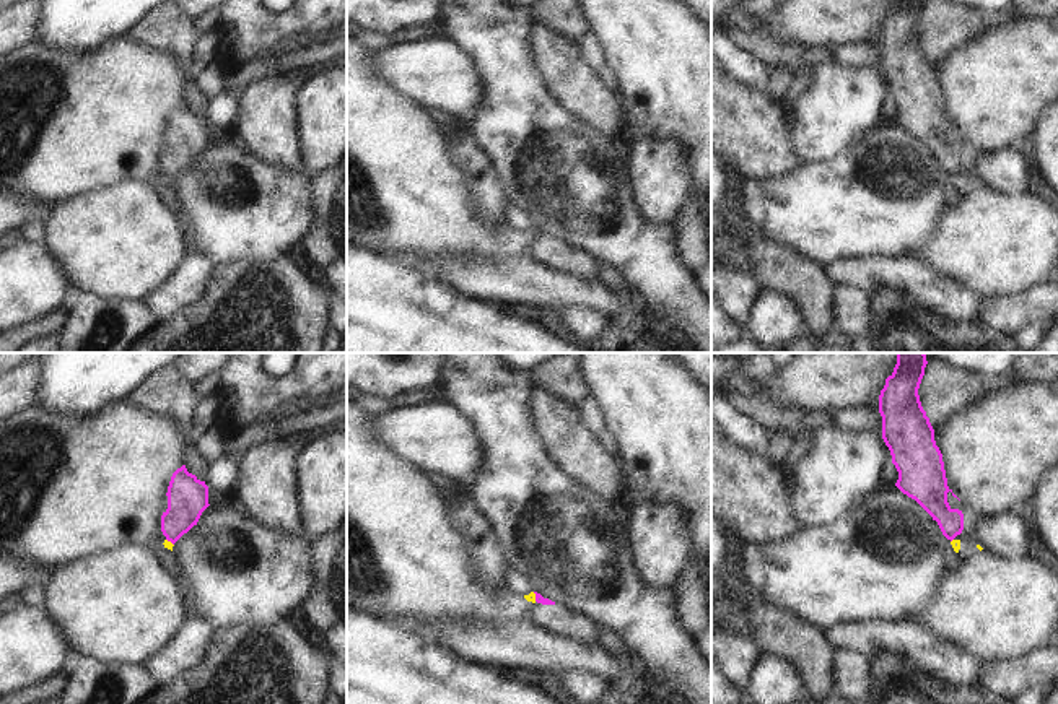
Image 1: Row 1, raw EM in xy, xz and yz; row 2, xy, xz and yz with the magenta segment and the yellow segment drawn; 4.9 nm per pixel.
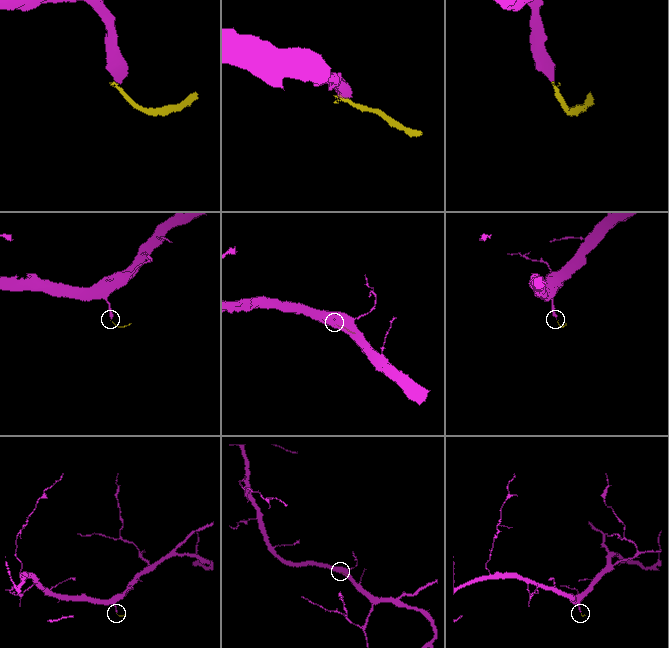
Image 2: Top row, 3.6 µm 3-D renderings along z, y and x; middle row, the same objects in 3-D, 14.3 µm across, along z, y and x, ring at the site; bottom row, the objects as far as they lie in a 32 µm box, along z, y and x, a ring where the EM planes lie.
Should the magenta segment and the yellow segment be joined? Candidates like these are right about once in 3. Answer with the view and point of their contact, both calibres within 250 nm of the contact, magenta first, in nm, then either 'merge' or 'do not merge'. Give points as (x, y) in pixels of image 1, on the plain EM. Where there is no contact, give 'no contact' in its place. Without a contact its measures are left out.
contact xz (536, 233); calibres 50 and 50 nm; do not merge

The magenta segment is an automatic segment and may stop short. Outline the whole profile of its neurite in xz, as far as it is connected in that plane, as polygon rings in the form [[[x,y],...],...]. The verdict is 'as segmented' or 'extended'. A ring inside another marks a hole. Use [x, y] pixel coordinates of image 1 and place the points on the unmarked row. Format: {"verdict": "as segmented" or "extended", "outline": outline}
{"verdict": "extended", "outline": [[[536,229],[536,239],[531,255],[536,262],[552,267],[565,275],[583,280],[597,278],[597,262],[579,247],[558,241],[540,229]]]}

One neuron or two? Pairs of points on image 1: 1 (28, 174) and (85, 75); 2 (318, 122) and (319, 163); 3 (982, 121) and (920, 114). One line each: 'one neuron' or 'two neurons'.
1: one neuron
2: one neuron
3: two neurons

